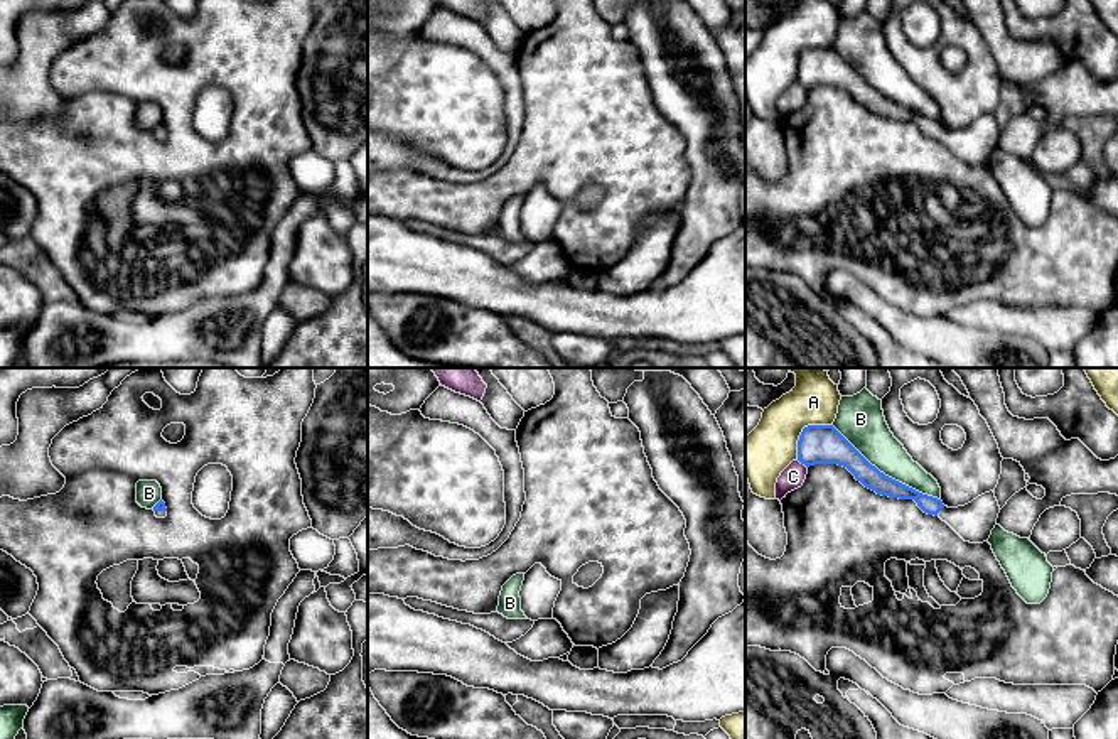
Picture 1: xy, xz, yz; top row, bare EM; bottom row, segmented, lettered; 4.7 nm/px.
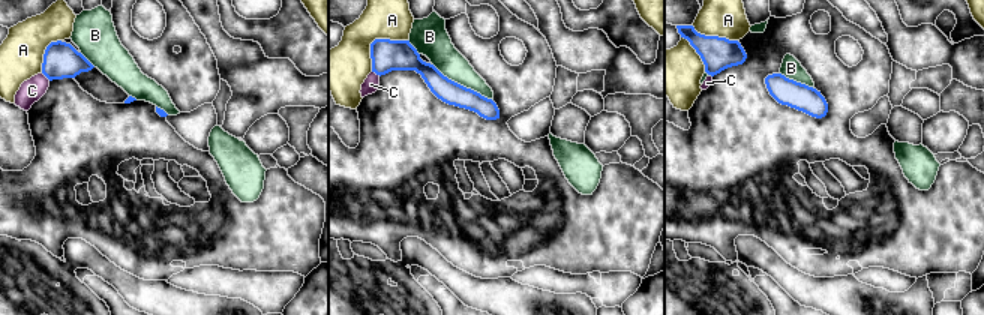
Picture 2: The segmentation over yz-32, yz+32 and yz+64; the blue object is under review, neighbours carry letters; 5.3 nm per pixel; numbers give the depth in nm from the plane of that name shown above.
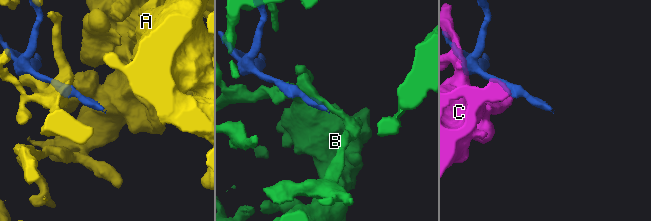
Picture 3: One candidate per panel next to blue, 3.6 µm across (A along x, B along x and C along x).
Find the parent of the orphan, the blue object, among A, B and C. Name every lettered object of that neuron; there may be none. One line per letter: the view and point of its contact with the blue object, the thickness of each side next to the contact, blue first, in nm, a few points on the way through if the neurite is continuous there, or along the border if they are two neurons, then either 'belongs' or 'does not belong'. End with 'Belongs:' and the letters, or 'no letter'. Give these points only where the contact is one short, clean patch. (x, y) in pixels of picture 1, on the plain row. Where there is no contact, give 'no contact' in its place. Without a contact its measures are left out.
A: contact yz (803, 51); calibres 190 and 240 nm; does not belong
B: contact yz (884, 97); calibres 130 and 200 nm; does not belong
C: contact yz (801, 85); calibres 190 and 110 nm; border yz (796, 81), (806, 90); does not belong
Belongs: no letter

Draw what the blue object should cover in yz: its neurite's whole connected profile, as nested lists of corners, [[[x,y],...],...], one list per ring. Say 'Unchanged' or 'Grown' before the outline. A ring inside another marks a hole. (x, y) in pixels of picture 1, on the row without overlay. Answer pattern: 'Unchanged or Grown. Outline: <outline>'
Grown. Outline: [[[833,47],[804,49],[798,62],[798,83],[806,89],[838,86],[877,116],[914,121],[924,135],[939,138],[970,165],[988,164],[997,147],[1000,128],[993,113],[978,118],[965,128],[948,130],[941,121],[922,116],[880,94]]]

